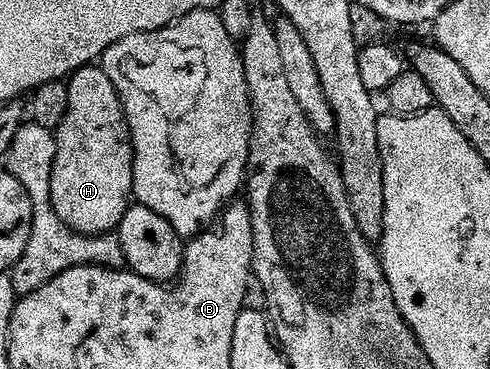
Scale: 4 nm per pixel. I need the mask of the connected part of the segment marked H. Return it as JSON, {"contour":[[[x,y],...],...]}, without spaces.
{"contour":[[[102,65],[82,66],[76,74],[71,75],[66,85],[69,96],[68,112],[61,120],[59,128],[54,131],[57,156],[53,160],[51,173],[51,203],[57,216],[61,216],[61,220],[65,220],[65,224],[73,228],[76,234],[109,234],[118,231],[133,198],[135,150],[131,146],[127,117],[117,88],[113,88],[113,80],[109,80]]]}

